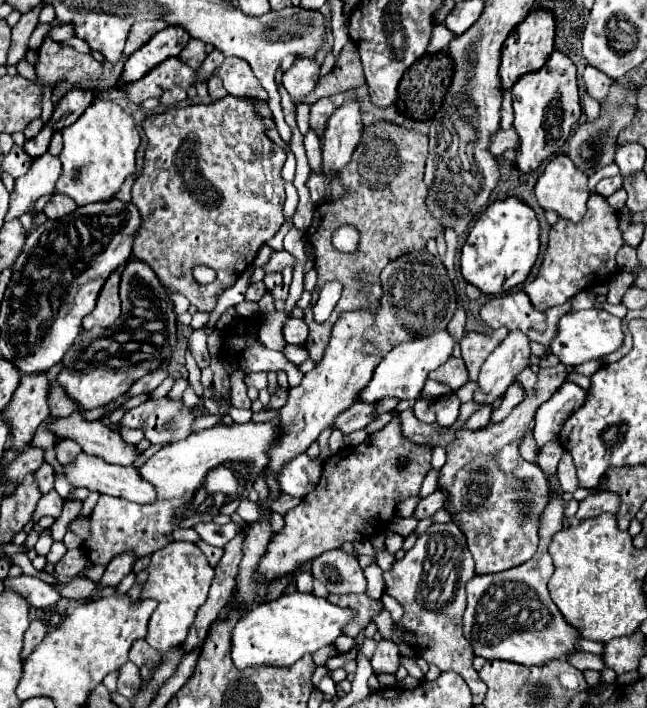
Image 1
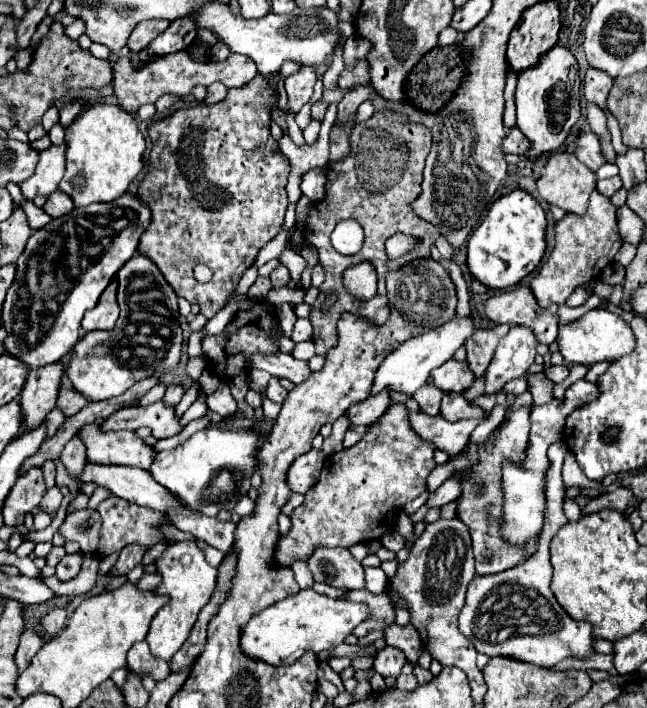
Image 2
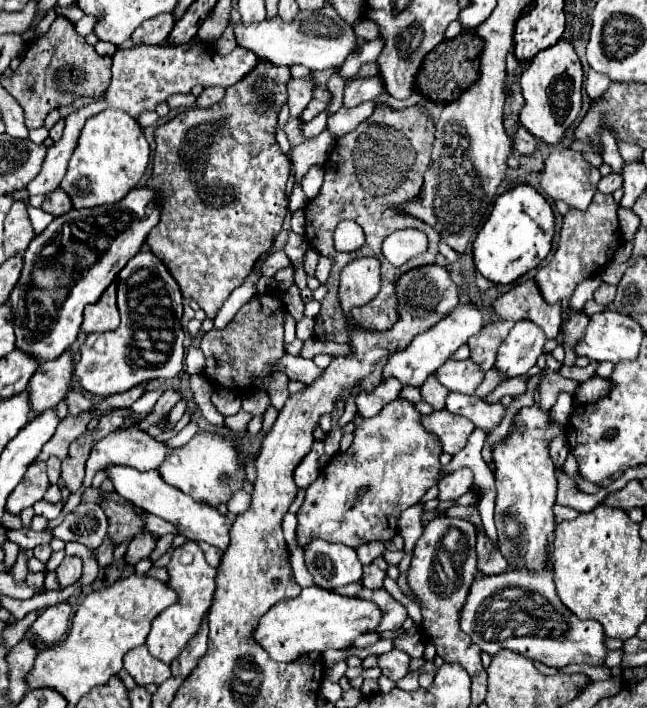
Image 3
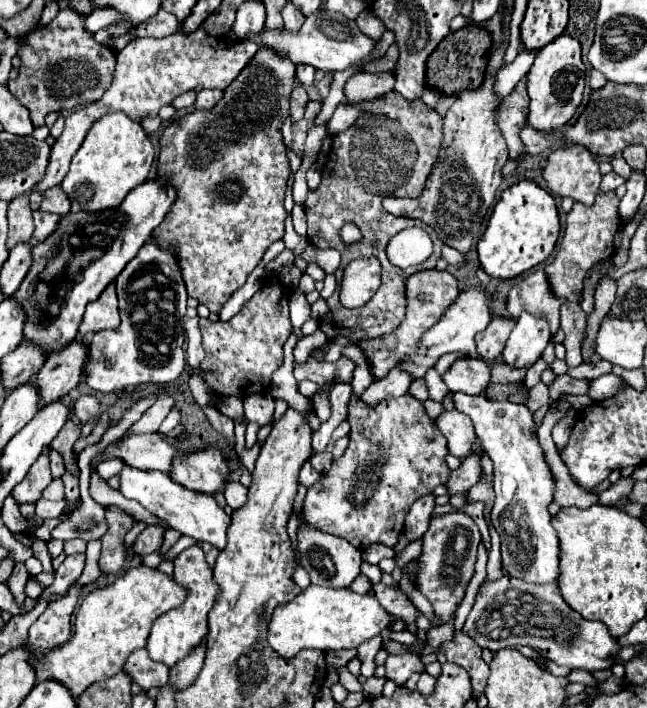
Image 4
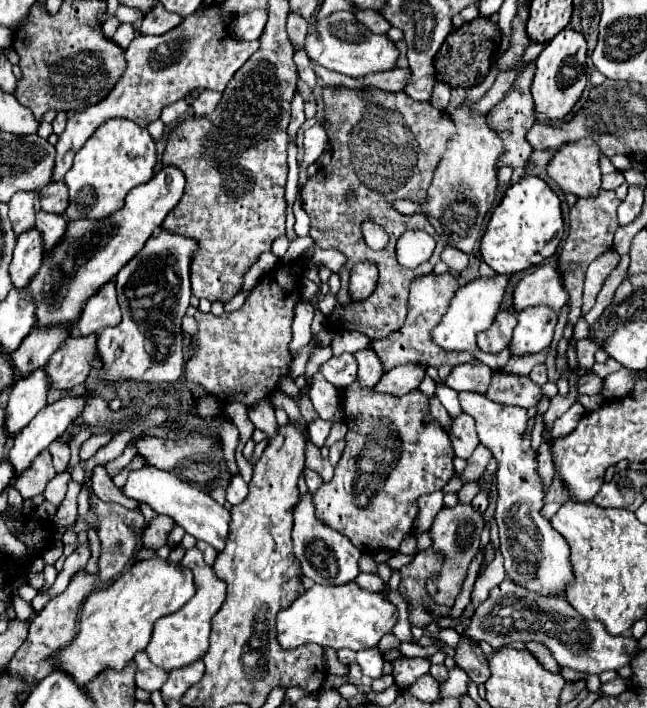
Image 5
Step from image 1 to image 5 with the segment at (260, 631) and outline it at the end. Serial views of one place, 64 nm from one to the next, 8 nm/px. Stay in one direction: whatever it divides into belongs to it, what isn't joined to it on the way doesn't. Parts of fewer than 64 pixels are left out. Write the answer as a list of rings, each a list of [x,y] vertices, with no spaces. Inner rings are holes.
[[[356,582],[342,586],[318,586],[314,584],[288,608],[276,616],[276,640],[280,648],[294,650],[302,644],[318,644],[322,648],[350,648],[364,650],[376,646],[386,632],[392,632],[398,612],[396,606],[382,598],[380,592],[364,592]]]

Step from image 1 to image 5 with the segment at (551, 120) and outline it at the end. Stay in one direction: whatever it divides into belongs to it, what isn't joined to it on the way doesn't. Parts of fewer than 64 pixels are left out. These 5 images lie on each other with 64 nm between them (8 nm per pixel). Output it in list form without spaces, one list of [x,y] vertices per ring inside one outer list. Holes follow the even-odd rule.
[[[562,30],[556,38],[552,38],[546,48],[536,58],[536,72],[532,80],[532,98],[534,98],[534,110],[536,110],[536,122],[544,120],[564,120],[574,104],[580,100],[588,76],[586,76],[586,40],[580,36],[580,32],[574,30]]]

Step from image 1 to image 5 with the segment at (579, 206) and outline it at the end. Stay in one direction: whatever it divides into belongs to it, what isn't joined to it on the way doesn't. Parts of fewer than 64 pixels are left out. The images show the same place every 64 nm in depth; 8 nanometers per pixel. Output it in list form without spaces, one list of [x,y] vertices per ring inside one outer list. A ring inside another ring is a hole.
[[[592,140],[568,142],[552,156],[548,176],[564,194],[578,198],[596,196],[600,190],[600,148]]]

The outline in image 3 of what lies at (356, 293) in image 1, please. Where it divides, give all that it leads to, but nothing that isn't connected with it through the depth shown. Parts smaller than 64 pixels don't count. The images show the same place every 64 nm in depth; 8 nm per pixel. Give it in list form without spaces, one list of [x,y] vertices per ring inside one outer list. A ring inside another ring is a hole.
[[[384,104],[376,106],[372,118],[364,120],[362,124],[358,124],[356,130],[344,134],[342,138],[336,140],[336,146],[324,166],[324,184],[320,194],[314,200],[308,200],[304,214],[306,214],[306,240],[310,242],[312,248],[316,248],[322,256],[332,258],[332,270],[330,270],[330,278],[328,278],[328,294],[322,298],[320,302],[320,312],[316,314],[316,326],[314,326],[314,336],[322,342],[348,342],[348,332],[346,332],[346,320],[344,320],[344,312],[340,308],[340,300],[338,300],[338,278],[340,278],[340,270],[356,260],[356,258],[364,258],[364,256],[374,256],[380,260],[382,268],[382,288],[380,294],[370,300],[364,306],[352,308],[352,316],[356,318],[356,324],[360,324],[360,328],[364,330],[388,330],[392,328],[392,324],[398,320],[398,300],[396,300],[396,286],[394,280],[400,278],[404,272],[418,268],[422,264],[432,264],[434,256],[438,254],[438,242],[440,236],[438,232],[424,224],[422,220],[408,216],[404,212],[396,212],[394,208],[402,202],[408,202],[412,198],[416,198],[420,194],[422,188],[422,176],[424,170],[430,164],[430,152],[432,152],[432,142],[434,142],[434,122],[418,108],[404,108],[404,110],[394,110],[388,108]],[[342,220],[354,220],[358,222],[364,232],[366,232],[366,242],[360,250],[356,252],[338,252],[334,248],[334,228],[338,222]],[[402,228],[416,228],[422,230],[428,236],[428,250],[424,254],[414,256],[412,260],[408,260],[404,266],[392,266],[384,254],[382,254],[382,242],[386,236],[390,236],[396,230]]]

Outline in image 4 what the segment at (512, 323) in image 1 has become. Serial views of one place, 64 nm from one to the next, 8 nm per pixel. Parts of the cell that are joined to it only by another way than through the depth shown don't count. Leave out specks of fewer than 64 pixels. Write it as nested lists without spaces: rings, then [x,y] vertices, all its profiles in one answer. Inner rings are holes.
[[[536,270],[512,286],[506,298],[506,310],[508,310],[508,316],[514,320],[522,312],[530,312],[532,316],[544,316],[550,322],[552,336],[554,336],[560,324],[562,302],[564,302],[562,298],[556,298],[552,294],[544,272]]]

